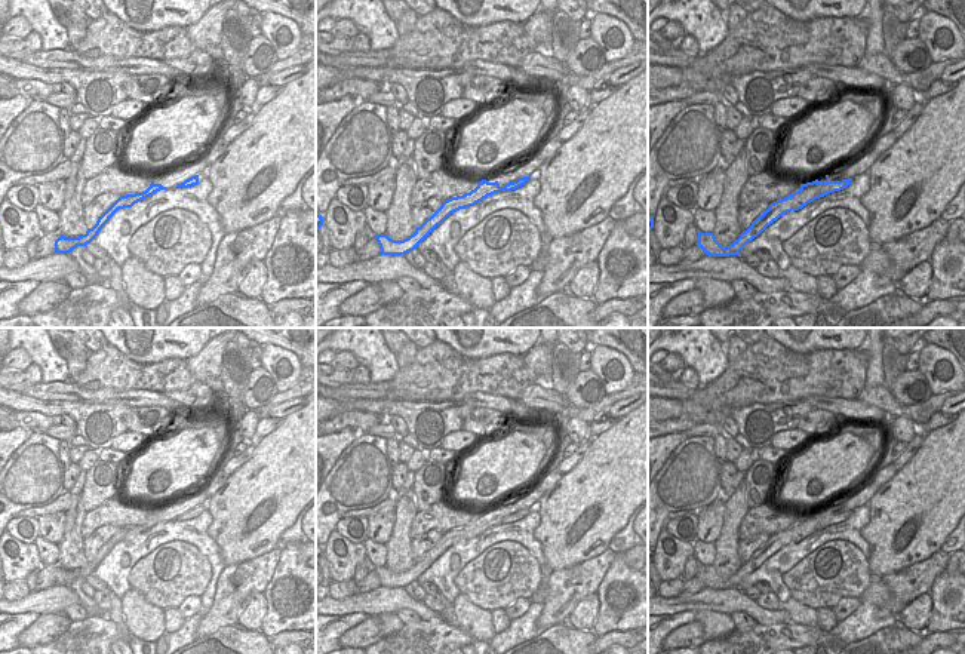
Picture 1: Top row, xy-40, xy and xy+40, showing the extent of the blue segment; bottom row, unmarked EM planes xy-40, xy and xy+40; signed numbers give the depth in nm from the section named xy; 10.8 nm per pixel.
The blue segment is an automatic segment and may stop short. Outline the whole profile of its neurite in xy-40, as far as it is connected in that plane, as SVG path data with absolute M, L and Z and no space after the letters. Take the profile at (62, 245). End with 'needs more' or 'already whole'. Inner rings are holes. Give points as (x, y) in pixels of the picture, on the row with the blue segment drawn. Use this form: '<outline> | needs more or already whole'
M202 156L196 162L182 166L179 169L169 171L163 175L153 176L150 187L142 193L120 196L96 221L92 228L79 237L65 237L61 236L55 240L55 252L58 254L70 254L77 246L86 246L90 243L101 228L110 221L110 218L119 211L125 208L132 208L135 203L153 196L160 190L168 188L188 188L199 184L199 175L206 172L208 163L206 156Z | needs more

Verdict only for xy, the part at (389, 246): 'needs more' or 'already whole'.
needs more

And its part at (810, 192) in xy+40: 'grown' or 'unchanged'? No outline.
grown

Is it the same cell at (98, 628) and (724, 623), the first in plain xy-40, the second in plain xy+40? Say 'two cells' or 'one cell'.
two cells

